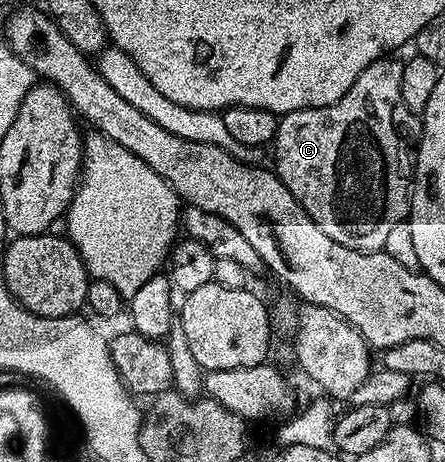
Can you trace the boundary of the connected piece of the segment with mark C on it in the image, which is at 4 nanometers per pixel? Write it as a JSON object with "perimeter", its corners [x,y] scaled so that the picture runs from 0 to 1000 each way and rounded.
{"perimeter":[[[865,126],[831,134],[796,186],[760,212],[755,225],[721,234],[672,234],[629,251],[620,284],[620,357],[616,370],[629,392],[661,420],[661,429],[697,463],[730,506],[751,524],[787,532],[807,545],[852,545],[863,535],[874,500],[903,481],[921,459],[921,409],[930,396],[930,338],[908,314],[890,279],[890,234],[901,232],[903,152],[908,130]]]}

